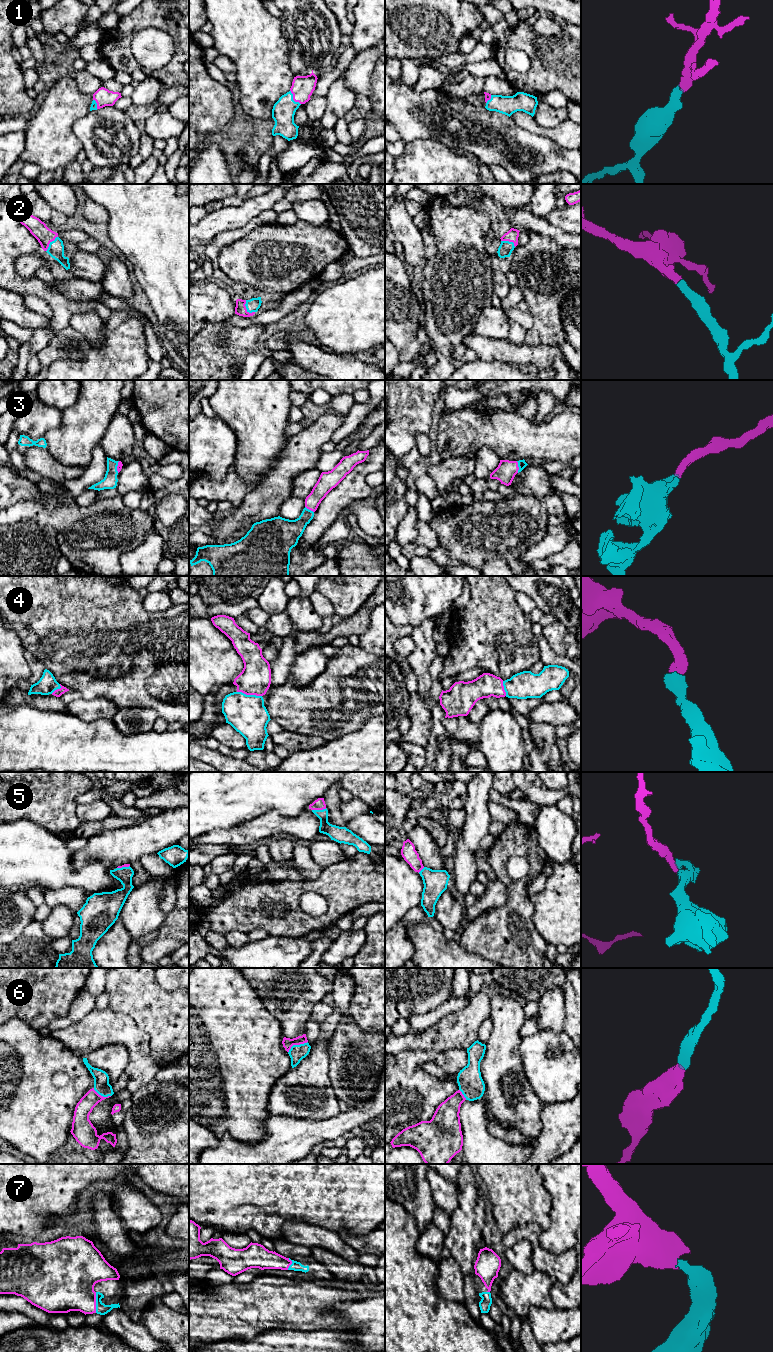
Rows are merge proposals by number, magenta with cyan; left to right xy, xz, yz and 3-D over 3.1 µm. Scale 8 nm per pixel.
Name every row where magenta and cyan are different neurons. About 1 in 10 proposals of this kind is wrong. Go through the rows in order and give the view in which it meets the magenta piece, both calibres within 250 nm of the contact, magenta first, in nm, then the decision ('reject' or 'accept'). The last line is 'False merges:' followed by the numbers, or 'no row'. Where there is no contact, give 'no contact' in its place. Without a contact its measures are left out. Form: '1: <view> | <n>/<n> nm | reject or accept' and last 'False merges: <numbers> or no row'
1: xz | 180/180 nm | accept
2: xz | 90/110 nm | accept
3: yz | 160/70 nm | accept
4: xz | 260/300 nm | accept
5: xz | 90/120 nm | accept
6: xz | 80/130 nm | accept
7: xy | 400/90 nm | accept
False merges: no row

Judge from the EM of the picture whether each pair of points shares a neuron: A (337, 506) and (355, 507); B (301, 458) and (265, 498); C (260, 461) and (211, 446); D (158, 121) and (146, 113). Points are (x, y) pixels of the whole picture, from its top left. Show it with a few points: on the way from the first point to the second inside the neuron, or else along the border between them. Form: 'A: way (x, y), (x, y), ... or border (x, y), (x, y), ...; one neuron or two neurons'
A: border (368, 496), (362, 499), (355, 499), (342, 513); two neurons
B: way (291, 468), (279, 480), (275, 488); one neuron
C: border (231, 430), (236, 439), (236, 453), (233, 465); two neurons
D: border (155, 112), (145, 121); two neurons

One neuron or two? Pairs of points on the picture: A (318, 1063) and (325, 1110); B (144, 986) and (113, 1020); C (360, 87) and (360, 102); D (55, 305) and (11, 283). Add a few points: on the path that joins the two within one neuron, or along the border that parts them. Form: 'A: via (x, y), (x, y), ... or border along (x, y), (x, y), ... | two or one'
A: via (318, 1075), (318, 1084), (329, 1098) | one
B: border along (109, 1007), (128, 1015), (138, 1027) | two
C: border along (356, 93), (362, 93), (368, 97) | two
D: via (45, 294), (37, 287), (22, 286) | one

